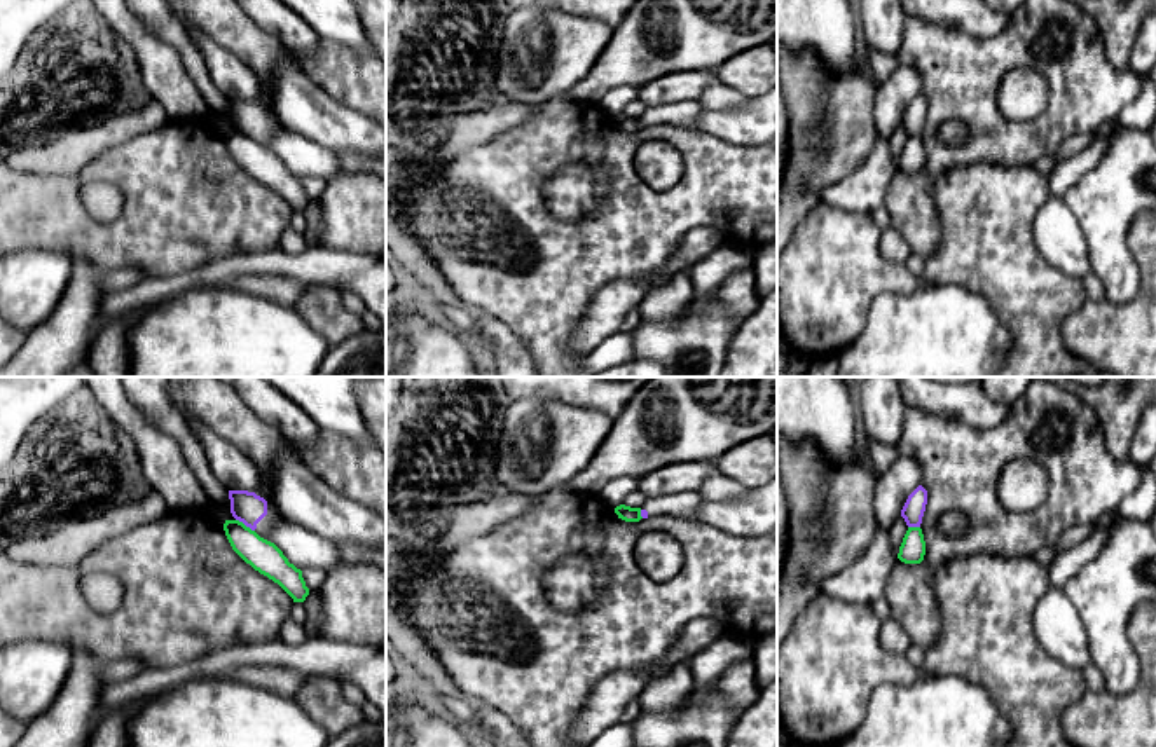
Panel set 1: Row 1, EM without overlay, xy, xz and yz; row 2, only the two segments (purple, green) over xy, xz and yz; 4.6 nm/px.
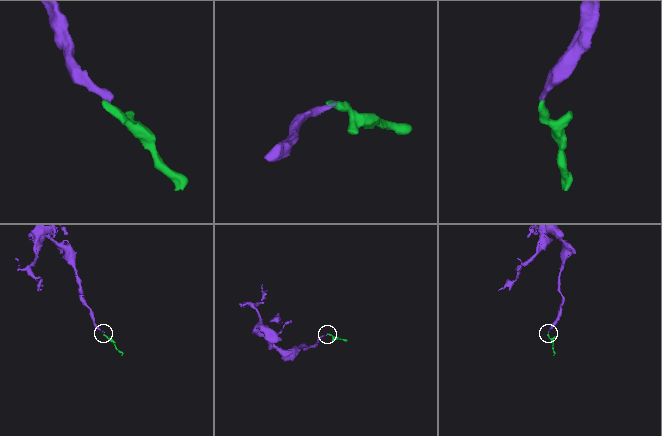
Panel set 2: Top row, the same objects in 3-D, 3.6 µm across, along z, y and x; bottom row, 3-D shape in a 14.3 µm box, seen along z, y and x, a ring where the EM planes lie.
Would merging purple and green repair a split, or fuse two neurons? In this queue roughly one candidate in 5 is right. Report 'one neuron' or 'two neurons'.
two neurons

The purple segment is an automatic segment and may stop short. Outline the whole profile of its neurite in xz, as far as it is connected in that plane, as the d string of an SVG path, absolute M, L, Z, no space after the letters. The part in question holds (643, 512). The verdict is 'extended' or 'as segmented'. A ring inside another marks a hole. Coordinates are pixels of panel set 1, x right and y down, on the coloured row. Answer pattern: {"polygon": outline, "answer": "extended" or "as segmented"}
{"polygon": "M679 492L674 496L648 497L641 506L641 517L678 517L685 520L697 520L698 506L704 503L700 492Z", "answer": "extended"}

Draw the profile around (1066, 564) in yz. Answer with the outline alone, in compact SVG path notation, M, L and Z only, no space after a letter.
M1111 524L1105 529L1095 531L1086 541L1081 541L1069 550L1056 552L1048 565L1049 585L1062 588L1088 562L1095 560L1107 545L1114 527L1116 524Z

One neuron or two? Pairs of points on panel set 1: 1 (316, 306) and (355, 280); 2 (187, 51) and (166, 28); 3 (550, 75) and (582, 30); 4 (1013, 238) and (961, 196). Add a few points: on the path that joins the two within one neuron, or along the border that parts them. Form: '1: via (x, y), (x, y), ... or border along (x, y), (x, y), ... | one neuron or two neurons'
1: border along (311, 283), (330, 283), (341, 292) | two neurons
2: via (184, 46), (172, 34) | one neuron
3: via (550, 65), (571, 41) | one neuron
4: via (1001, 231), (973, 203) | one neuron

